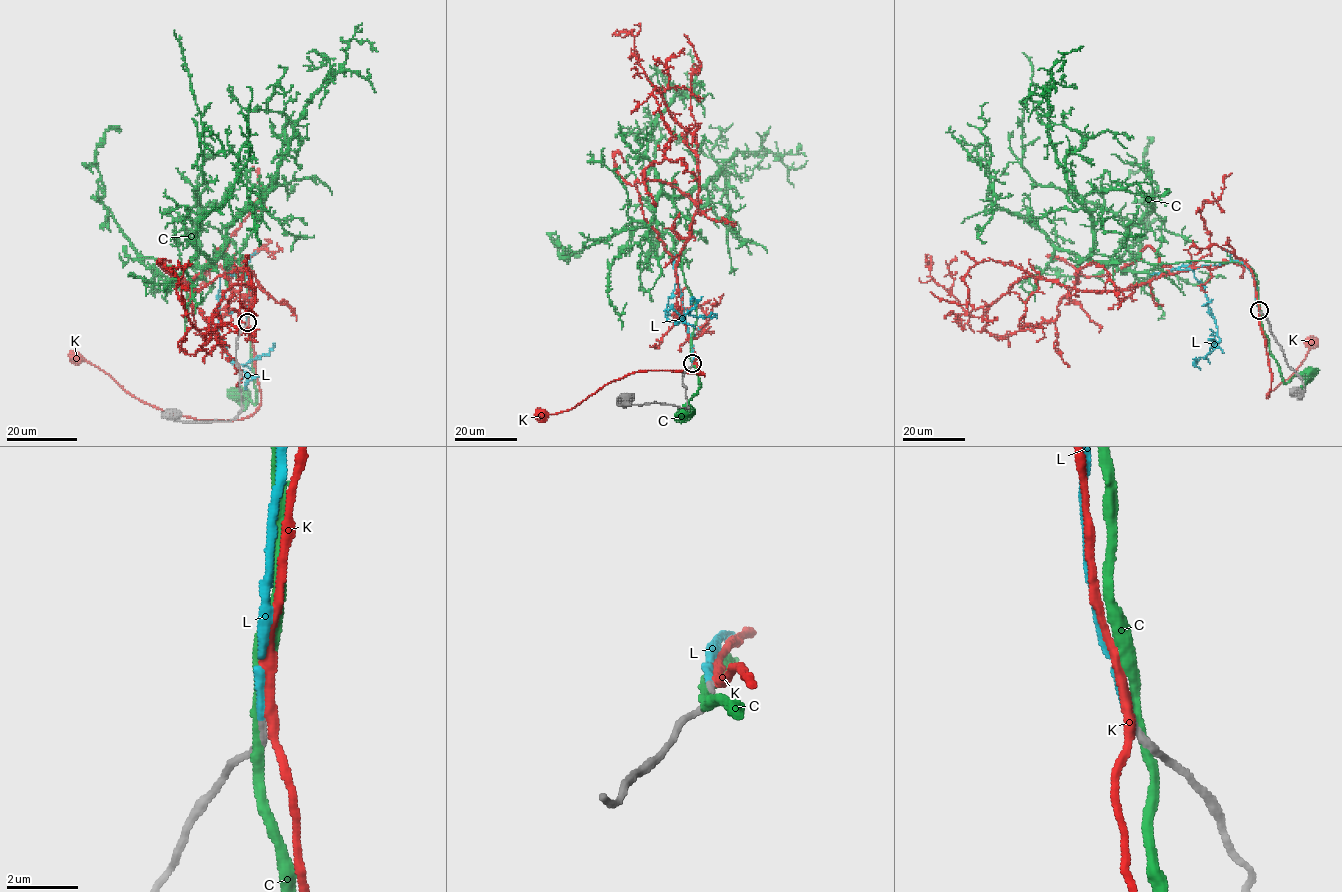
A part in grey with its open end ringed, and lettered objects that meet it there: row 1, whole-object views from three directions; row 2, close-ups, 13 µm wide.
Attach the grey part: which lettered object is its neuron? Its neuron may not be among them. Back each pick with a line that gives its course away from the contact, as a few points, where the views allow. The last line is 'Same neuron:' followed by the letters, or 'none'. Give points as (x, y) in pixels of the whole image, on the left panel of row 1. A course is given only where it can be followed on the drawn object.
L: Its course: (247, 322), (245, 266), (233, 276), (226, 271), (220, 277), (219, 334), (239, 365), (268, 354), (274, 343)
Same neuron: L

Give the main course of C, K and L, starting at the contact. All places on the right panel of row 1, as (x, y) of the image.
C: (1261, 312), (1269, 353), (1278, 365), (1282, 380), (1287, 383), (1300, 374), (1306, 378), (1308, 376)
K: (1260, 311), (1259, 326), (1271, 372), (1269, 392), (1266, 397), (1303, 361), (1310, 342)
L: (1259, 311), (1255, 279), (1241, 262), (1181, 266), (1193, 269), (1205, 287), (1219, 340), (1211, 348), (1210, 329)

